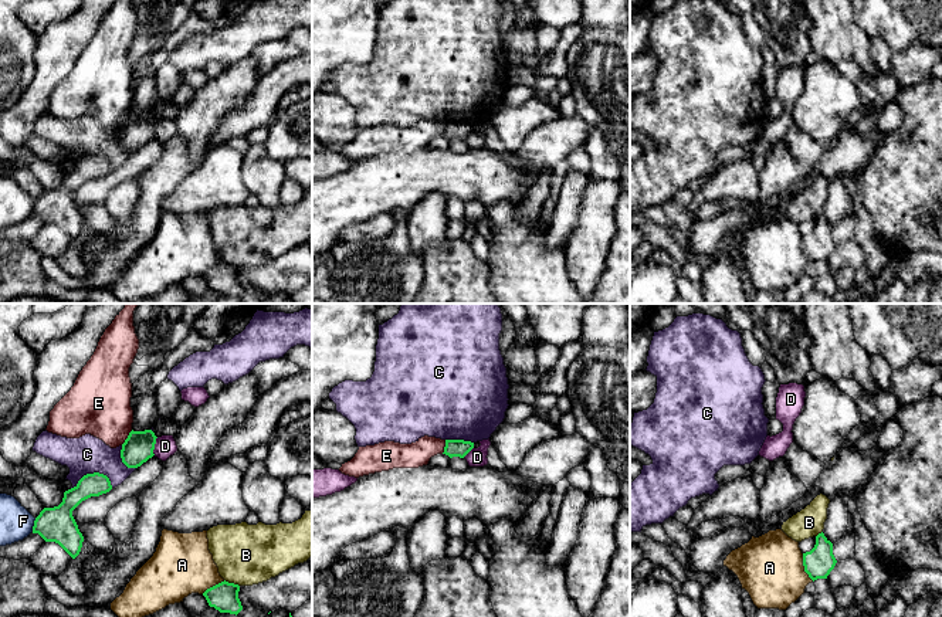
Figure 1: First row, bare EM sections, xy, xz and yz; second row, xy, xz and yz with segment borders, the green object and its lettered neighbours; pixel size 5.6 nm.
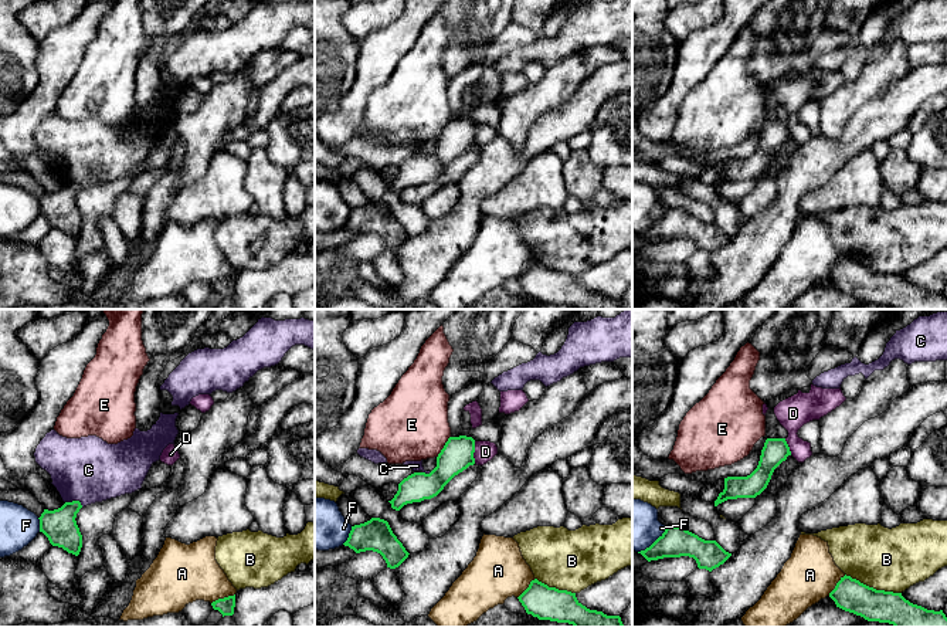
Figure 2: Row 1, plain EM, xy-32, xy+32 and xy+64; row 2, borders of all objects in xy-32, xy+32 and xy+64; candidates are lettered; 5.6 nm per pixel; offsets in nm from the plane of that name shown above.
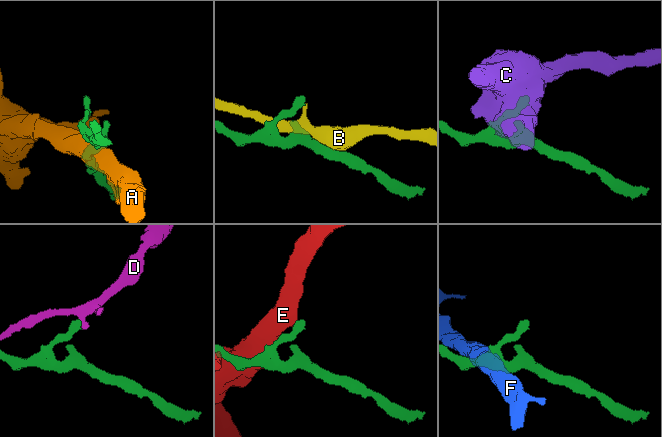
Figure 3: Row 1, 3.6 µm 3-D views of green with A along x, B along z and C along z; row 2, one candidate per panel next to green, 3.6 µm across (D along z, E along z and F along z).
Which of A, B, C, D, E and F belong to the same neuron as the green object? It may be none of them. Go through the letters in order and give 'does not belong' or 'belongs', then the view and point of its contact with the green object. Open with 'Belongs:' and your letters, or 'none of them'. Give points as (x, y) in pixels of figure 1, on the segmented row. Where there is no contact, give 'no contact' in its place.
Belongs: none of them
A: does not belong; contact yz (805, 568)
B: does not belong; contact xy (231, 583)
C: does not belong; contact xy (94, 473)
D: does not belong; contact xy (153, 446)
E: does not belong; contact xy (128, 437)
F: does not belong; contact xy (34, 525)

